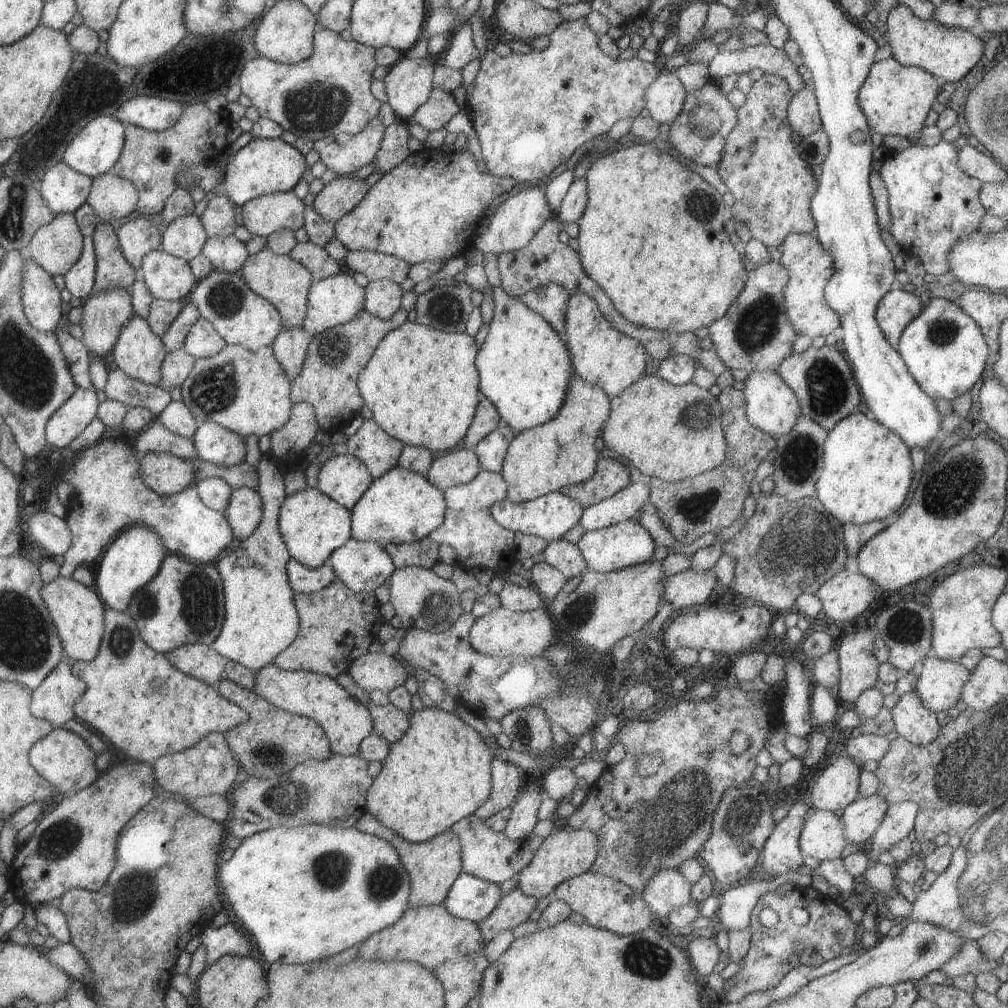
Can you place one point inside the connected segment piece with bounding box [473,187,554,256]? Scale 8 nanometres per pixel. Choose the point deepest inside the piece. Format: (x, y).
(515, 221)

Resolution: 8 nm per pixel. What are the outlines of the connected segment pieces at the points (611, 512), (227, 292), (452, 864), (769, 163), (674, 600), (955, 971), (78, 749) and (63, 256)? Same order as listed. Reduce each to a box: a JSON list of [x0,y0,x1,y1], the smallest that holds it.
[[578,476,649,531],[186,270,282,352],[354,812,462,909],[715,73,818,253],[662,568,715,610],[939,940,999,979],[28,727,99,796],[24,213,83,275]]

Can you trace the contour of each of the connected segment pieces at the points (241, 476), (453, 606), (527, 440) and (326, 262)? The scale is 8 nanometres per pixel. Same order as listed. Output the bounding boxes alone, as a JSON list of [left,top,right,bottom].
[[193,461,257,491],[386,566,463,633],[500,374,610,502],[288,241,344,281]]

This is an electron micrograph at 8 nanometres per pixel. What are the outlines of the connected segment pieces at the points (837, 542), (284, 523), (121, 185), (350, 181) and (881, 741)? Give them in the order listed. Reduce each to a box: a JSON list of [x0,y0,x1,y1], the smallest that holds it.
[[721,492,849,614],[278,488,351,569],[85,174,138,220],[312,174,370,222],[844,735,889,766]]

